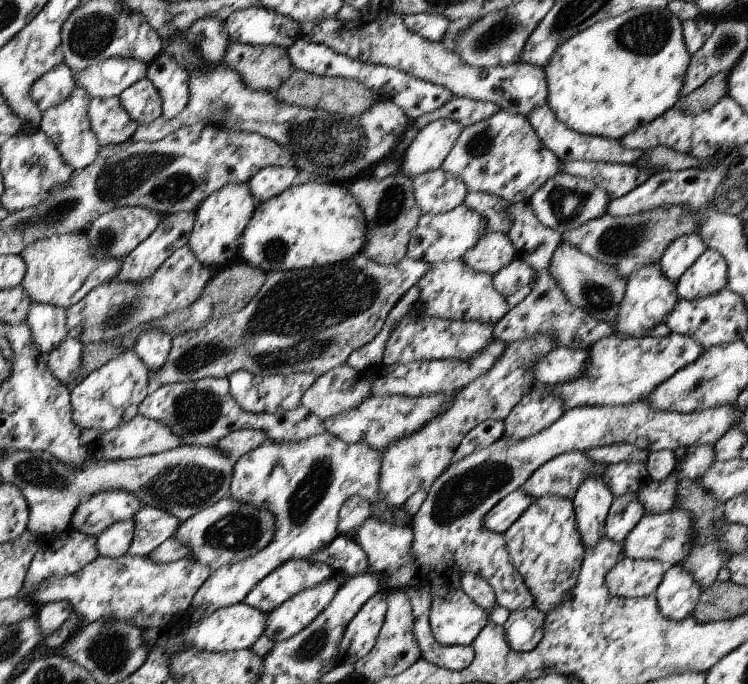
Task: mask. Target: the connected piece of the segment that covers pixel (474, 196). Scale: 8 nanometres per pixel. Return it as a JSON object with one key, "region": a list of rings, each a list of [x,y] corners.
{"region":[[[468,191],[464,205],[475,210],[485,220],[485,232],[499,232],[508,234],[513,225],[513,218],[506,212],[511,205],[492,193]]]}

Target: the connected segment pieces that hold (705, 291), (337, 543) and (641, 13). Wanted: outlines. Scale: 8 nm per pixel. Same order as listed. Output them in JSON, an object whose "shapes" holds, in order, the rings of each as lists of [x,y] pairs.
{"shapes":[[[[707,248],[677,280],[676,294],[679,300],[694,301],[726,289],[727,280],[726,259],[717,250]]],[[[337,535],[330,544],[310,554],[313,563],[326,563],[334,572],[354,576],[371,570],[364,549],[352,538]]],[[[633,8],[624,14],[598,21],[591,27],[584,29],[581,33],[575,34],[572,38],[564,41],[553,54],[552,60],[548,63],[545,70],[547,80],[547,102],[548,106],[554,111],[556,118],[563,122],[569,129],[585,135],[606,137],[609,139],[621,139],[627,134],[634,132],[637,128],[642,128],[650,124],[653,120],[661,117],[667,110],[680,104],[682,87],[685,76],[691,61],[691,54],[688,52],[683,37],[683,22],[668,8],[650,9]]]]}

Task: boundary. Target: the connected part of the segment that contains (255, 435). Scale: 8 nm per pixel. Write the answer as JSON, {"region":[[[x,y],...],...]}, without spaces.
{"region":[[[240,429],[222,437],[217,444],[214,444],[222,454],[227,455],[236,461],[247,452],[258,448],[266,442],[266,433],[256,429]]]}

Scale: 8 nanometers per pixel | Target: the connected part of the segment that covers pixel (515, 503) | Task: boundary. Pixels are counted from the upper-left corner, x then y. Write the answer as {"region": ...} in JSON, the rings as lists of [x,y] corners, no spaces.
{"region":[[[524,489],[515,490],[490,509],[484,524],[488,530],[505,533],[533,502],[534,498]]]}

